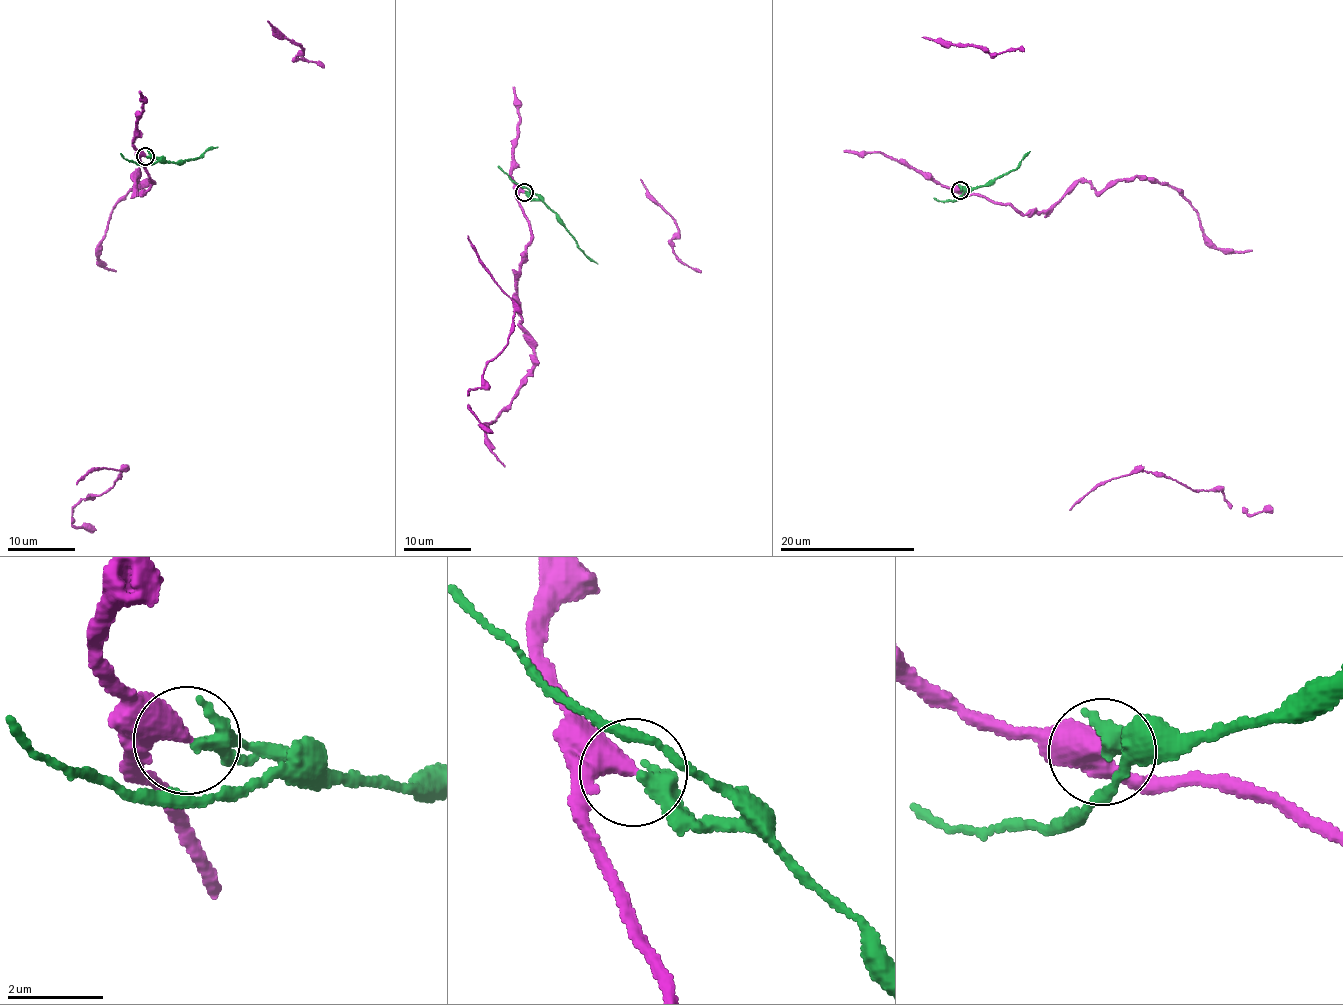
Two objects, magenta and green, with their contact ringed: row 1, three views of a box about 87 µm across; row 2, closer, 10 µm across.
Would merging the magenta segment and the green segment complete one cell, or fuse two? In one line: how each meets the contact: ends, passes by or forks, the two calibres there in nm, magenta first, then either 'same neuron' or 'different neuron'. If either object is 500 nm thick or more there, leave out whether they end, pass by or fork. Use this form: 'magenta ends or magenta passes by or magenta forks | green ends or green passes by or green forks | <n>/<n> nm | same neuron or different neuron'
magenta ends | green passes by | 480/280 nm | different neuron

